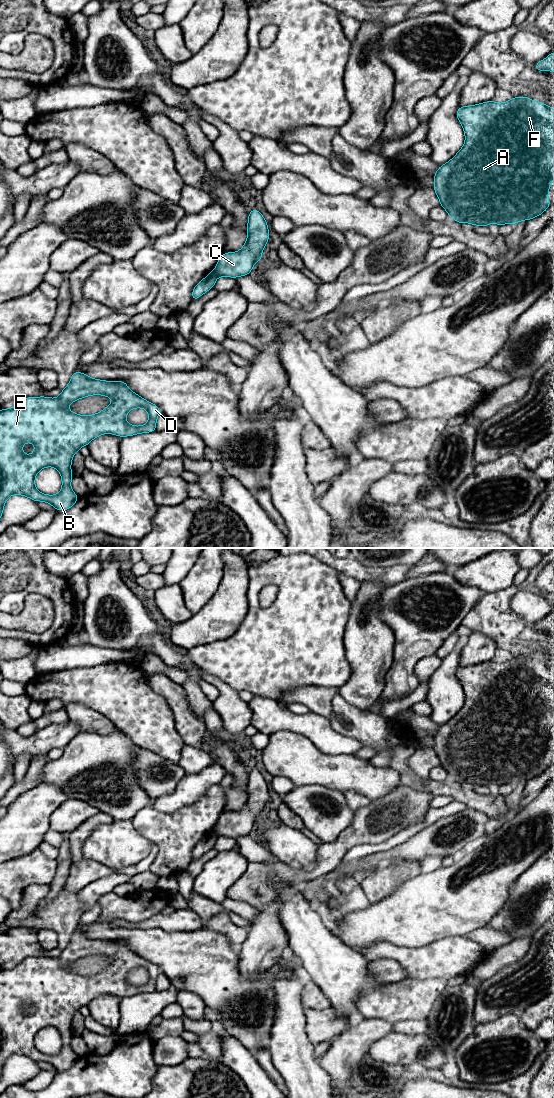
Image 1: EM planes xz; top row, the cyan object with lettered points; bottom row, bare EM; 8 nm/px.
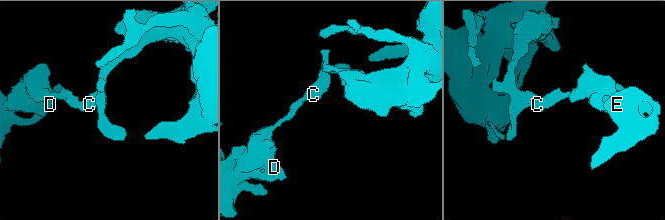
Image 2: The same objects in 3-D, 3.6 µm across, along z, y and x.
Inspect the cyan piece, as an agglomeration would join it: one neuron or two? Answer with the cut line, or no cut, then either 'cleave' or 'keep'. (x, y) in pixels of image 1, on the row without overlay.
xz (213, 831), (217, 836) | cleave

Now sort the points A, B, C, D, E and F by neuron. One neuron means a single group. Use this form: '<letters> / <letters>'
A C F / B D E

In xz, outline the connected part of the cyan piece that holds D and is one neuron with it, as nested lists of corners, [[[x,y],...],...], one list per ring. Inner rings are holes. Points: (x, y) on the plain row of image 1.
[[[75,931],[71,940],[65,949],[57,958],[41,957],[26,957],[13,968],[0,969],[0,1078],[3,1073],[4,1064],[11,1055],[23,1055],[35,1062],[42,1061],[52,1065],[58,1071],[70,1069],[79,1059],[74,1053],[70,1044],[73,1038],[71,1032],[71,1023],[74,1014],[81,1007],[87,1006],[96,997],[110,993],[119,997],[133,996],[140,993],[149,993],[156,991],[156,981],[161,973],[160,968],[143,959],[129,949],[124,941],[104,941],[100,939],[90,938],[87,934]],[[91,955],[104,955],[111,957],[112,963],[97,974],[82,976],[73,973],[69,970],[70,963]],[[134,968],[144,968],[149,974],[149,980],[141,986],[130,985],[126,981],[127,973]],[[25,1002],[35,1005],[34,1012],[30,1015],[22,1012],[22,1007]],[[45,1027],[56,1028],[62,1039],[62,1048],[56,1055],[47,1055],[38,1051],[35,1047],[36,1034]]]

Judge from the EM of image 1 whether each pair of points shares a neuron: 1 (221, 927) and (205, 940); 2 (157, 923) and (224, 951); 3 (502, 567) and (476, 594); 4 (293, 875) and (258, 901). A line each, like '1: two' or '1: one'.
1: two
2: two
3: two
4: one

